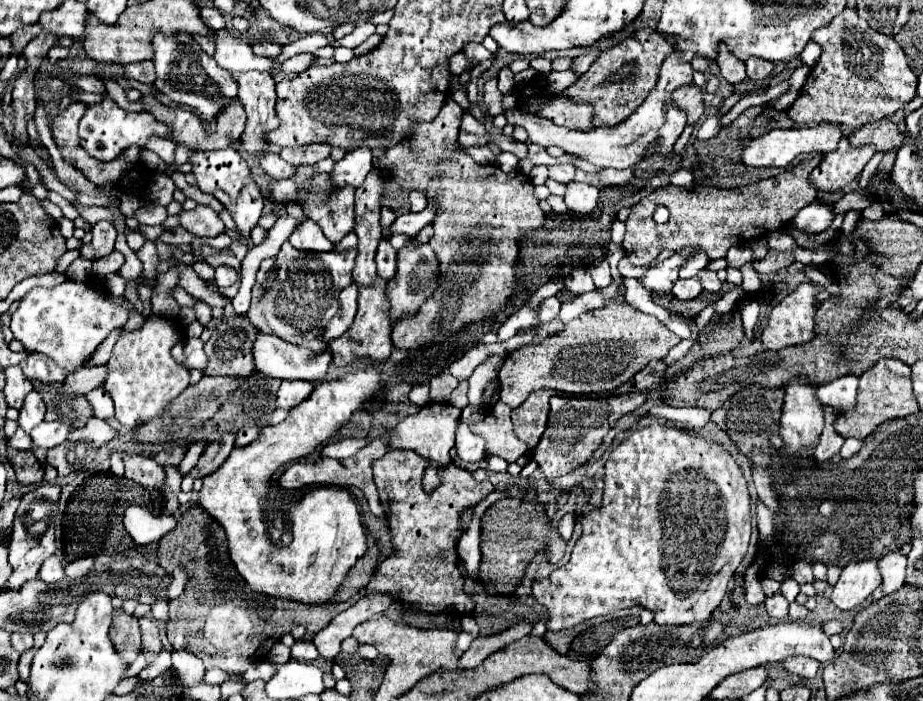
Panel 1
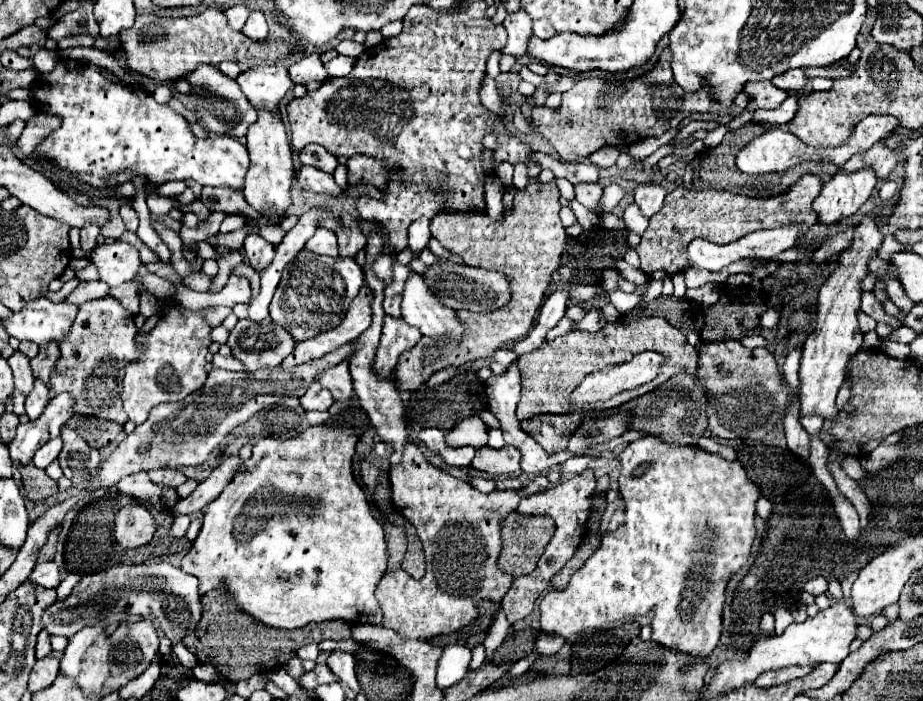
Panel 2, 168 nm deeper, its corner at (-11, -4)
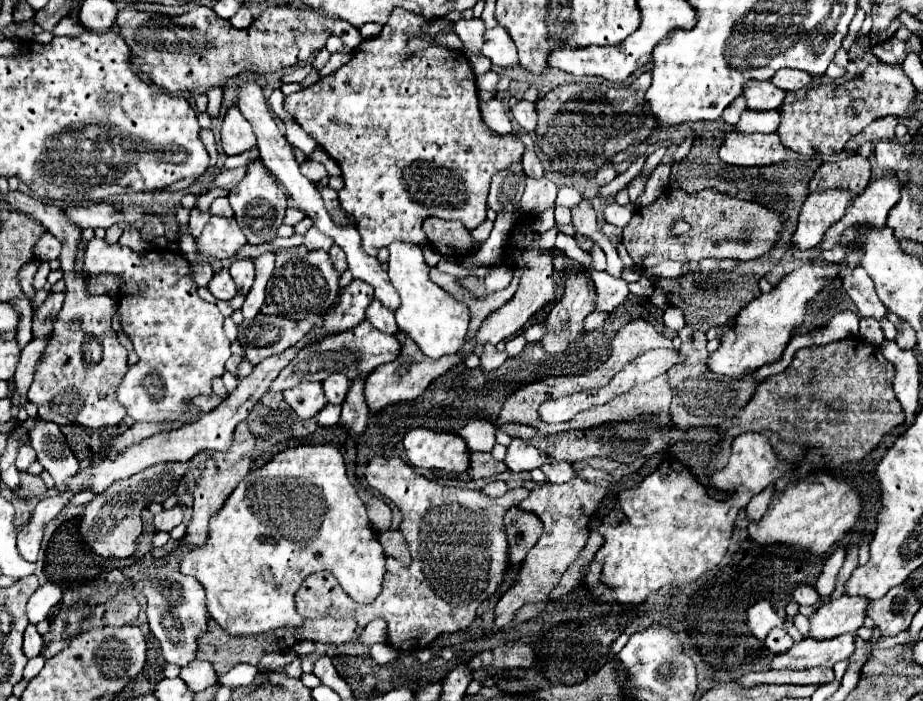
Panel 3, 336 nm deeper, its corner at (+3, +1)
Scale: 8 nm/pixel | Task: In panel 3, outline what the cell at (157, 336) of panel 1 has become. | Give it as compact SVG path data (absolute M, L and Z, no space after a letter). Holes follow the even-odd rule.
M212 216L206 224L200 238L196 238L196 262L188 262L182 254L174 254L168 248L156 248L146 254L136 254L128 246L108 244L106 240L92 238L86 248L84 256L84 270L88 276L96 276L102 272L114 274L120 278L120 300L118 300L118 314L122 332L134 346L138 354L138 364L130 366L122 384L118 386L118 402L128 410L128 414L136 422L188 422L198 414L198 408L192 404L196 396L210 396L212 394L212 380L222 378L224 364L230 358L230 340L224 334L224 316L216 308L216 304L208 304L198 296L198 286L192 278L196 264L210 264L214 260L228 260L240 252L246 244L246 236L234 218Z

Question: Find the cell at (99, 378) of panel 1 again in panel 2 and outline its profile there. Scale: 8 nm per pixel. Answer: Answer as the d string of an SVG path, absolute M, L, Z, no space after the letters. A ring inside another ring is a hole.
M60 393L46 405L44 413L36 421L28 421L24 425L20 423L16 429L16 437L8 445L12 461L22 463L22 465L30 463L32 455L46 441L54 439L64 427L64 423L72 417L72 405L76 405L72 395Z

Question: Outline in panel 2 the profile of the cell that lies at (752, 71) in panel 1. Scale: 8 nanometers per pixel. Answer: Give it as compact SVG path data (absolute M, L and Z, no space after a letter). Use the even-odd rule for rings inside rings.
M788 69L782 75L776 75L772 83L784 91L800 91L806 85L806 75L800 69Z

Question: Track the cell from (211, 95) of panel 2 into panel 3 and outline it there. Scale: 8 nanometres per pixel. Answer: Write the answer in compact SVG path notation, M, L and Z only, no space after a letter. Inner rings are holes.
M230 108L224 116L222 126L222 148L228 156L236 156L242 152L248 152L256 146L254 130L250 122L240 114L238 108Z

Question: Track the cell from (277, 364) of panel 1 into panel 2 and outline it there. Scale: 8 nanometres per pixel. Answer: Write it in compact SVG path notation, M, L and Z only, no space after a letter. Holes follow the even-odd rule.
M338 363L336 367L328 367L324 375L316 377L316 383L330 389L332 397L338 401L346 401L352 397L352 379L348 373L348 363Z

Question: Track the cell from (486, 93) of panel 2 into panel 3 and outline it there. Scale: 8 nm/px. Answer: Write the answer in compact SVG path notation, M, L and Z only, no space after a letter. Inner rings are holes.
M492 98L486 104L480 104L482 110L482 120L488 128L500 134L510 134L512 132L512 122L504 110L504 104L500 98Z

